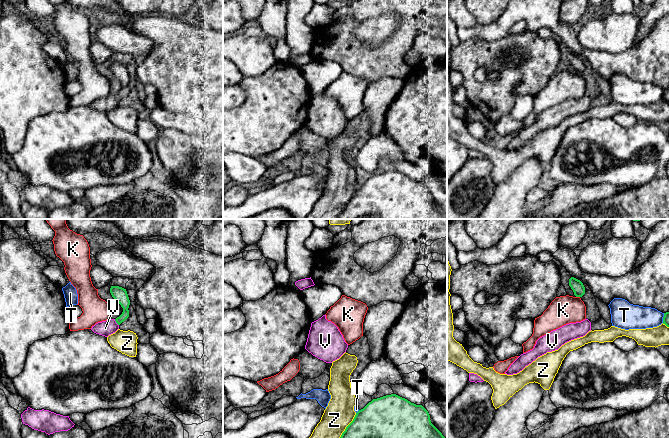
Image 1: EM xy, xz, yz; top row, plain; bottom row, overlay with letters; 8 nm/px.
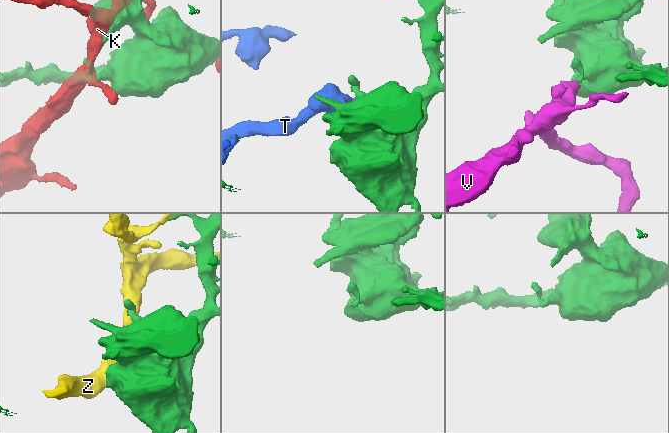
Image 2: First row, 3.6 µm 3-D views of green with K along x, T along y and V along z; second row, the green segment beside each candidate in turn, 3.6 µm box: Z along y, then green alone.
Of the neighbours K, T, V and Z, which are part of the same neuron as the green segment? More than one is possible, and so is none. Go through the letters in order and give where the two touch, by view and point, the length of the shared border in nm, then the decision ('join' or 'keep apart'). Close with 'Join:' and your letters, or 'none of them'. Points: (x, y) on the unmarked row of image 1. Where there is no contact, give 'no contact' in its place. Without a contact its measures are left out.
K: contact yz (578, 72); length 30 nm; keep apart
T: contact yz (663, 94); length 80 nm; keep apart
V: contact xy (116, 98); length 70 nm; join
Z: contact xz (346, 204); length 300 nm; keep apart
Join: V

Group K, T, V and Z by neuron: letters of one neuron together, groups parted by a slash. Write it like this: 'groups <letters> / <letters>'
groups K / T / V / Z

